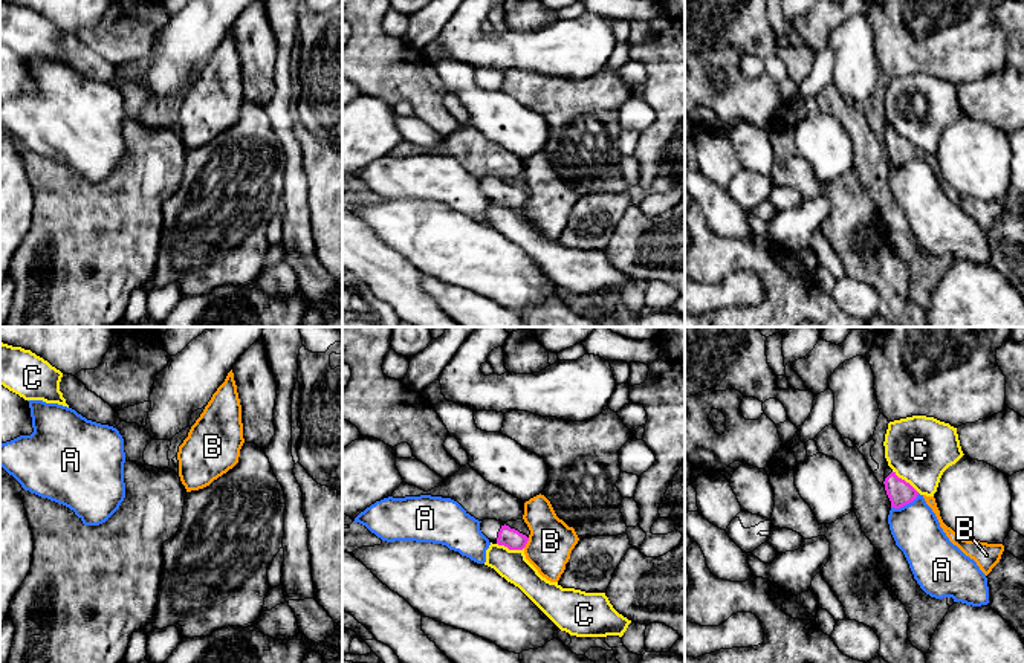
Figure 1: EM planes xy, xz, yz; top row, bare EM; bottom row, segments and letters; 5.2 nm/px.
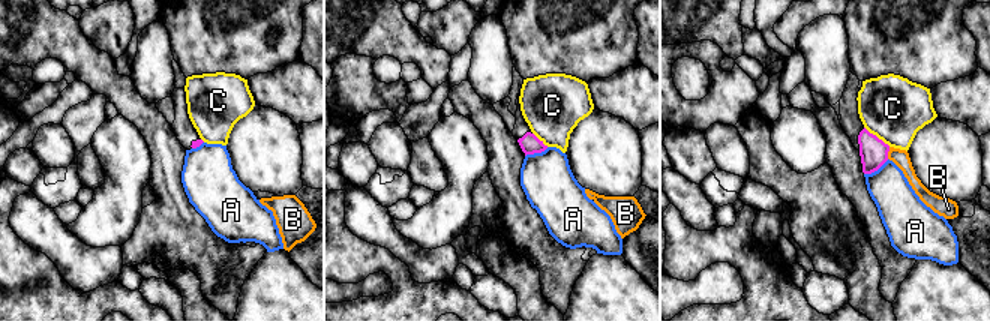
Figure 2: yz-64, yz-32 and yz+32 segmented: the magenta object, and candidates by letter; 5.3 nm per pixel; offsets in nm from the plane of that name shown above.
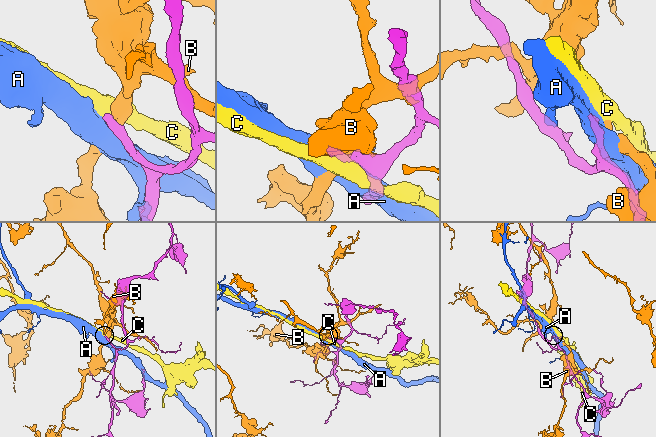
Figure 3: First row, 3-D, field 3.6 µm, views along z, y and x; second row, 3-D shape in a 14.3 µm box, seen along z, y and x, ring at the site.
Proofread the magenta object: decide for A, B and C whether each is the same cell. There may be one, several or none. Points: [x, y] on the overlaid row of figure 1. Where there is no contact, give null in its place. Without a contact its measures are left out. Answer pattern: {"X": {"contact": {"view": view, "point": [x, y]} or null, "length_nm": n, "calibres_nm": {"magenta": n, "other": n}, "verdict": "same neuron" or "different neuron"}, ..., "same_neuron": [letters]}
{"A": {"contact": {"view": "yz", "point": [905, 504]}, "length_nm": 170, "calibres_nm": {"magenta": 130, "other": 260}, "verdict": "different neuron"}, "B": {"contact": {"view": "xz", "point": [526, 543]}, "length_nm": 70, "calibres_nm": {"magenta": 110, "other": 240}, "verdict": "different neuron"}, "C": {"contact": {"view": "yz", "point": [905, 481]}, "length_nm": 180, "calibres_nm": {"magenta": 130, "other": 360}, "verdict": "different neuron"}, "same_neuron": []}

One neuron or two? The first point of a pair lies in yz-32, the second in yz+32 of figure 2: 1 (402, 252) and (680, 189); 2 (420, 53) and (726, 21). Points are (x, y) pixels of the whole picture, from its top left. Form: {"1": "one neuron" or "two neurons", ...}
{"1": "one neuron", "2": "one neuron"}

